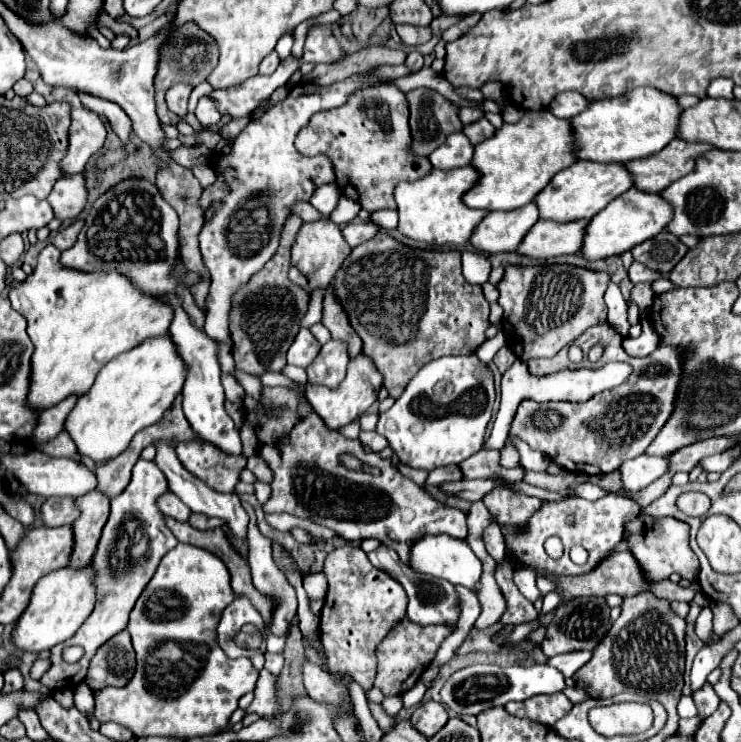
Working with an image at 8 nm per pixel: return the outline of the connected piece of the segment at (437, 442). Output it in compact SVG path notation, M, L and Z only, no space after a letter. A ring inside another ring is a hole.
M475 353L459 357L441 357L419 369L419 373L409 381L409 385L401 393L401 397L395 399L393 407L379 415L377 433L387 437L391 449L403 463L431 471L435 467L461 463L481 449L483 433L493 413L493 403L495 403L493 373L485 363L479 361Z

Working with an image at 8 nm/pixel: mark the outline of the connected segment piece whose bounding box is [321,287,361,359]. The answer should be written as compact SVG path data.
M327 287L327 293L325 293L321 323L331 331L333 339L339 339L339 341L347 343L351 359L355 359L355 357L361 355L361 339L351 329L351 325L347 321L347 315L343 313L343 309L339 309L339 303L335 301L335 297L331 293L331 287Z

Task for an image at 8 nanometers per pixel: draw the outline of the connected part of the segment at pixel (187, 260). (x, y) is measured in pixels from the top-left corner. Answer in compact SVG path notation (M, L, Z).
M152 150L152 154L156 157L161 157L161 159L171 165L167 171L157 173L157 183L155 183L155 185L161 189L163 197L169 201L169 205L171 205L171 207L177 211L177 215L179 215L179 223L181 223L179 235L181 235L181 255L183 255L183 263L187 265L187 269L195 271L195 275L199 275L199 279L201 279L201 281L197 279L197 281L193 283L191 293L193 293L197 305L203 307L203 301L205 301L207 291L209 291L209 269L203 265L203 259L201 259L201 253L199 253L199 247L197 247L197 235L199 235L199 231L201 231L201 227L203 227L203 213L201 213L201 207L199 207L199 195L203 193L203 187L201 187L201 183L195 179L195 175L193 175L189 169L177 165L167 153Z

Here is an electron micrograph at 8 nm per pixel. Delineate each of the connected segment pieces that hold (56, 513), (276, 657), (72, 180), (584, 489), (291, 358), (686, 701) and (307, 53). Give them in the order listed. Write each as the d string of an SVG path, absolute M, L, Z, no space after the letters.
M49 497L41 507L41 521L45 527L71 525L77 515L79 513L69 497Z
M283 651L281 653L265 653L265 669L273 675L279 675L283 667Z
M73 175L73 177L61 177L51 195L49 195L49 203L55 211L57 219L75 219L87 201L87 187L85 187L85 179L83 175Z
M587 483L587 485L579 485L577 489L577 495L583 497L583 499L589 499L589 501L595 501L599 497L605 497L605 489L599 487L599 485L593 485L593 483Z
M303 327L287 351L287 363L297 367L307 367L319 355L319 349L321 349L321 343L311 335L307 327Z
M683 695L683 697L681 697L681 701L679 701L679 705L677 705L677 713L679 713L679 717L683 717L683 719L697 715L695 703L693 703L693 699L691 699L689 695Z
M309 27L305 47L303 47L303 57L301 61L307 63L331 63L339 59L343 53L337 47L337 41L331 33L331 29L325 27Z

